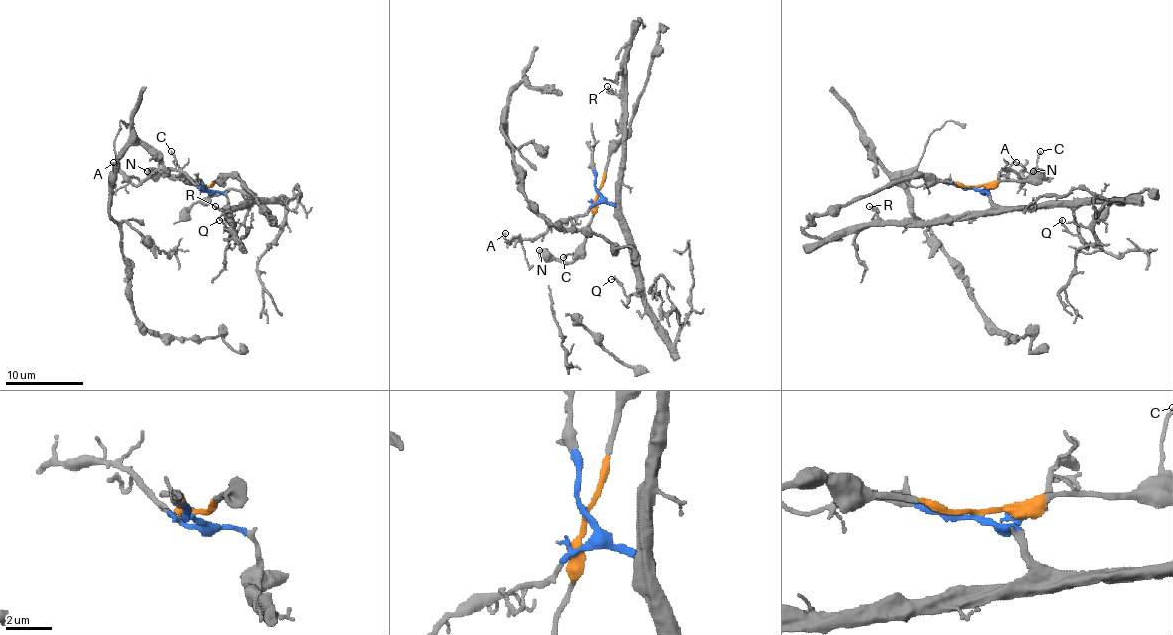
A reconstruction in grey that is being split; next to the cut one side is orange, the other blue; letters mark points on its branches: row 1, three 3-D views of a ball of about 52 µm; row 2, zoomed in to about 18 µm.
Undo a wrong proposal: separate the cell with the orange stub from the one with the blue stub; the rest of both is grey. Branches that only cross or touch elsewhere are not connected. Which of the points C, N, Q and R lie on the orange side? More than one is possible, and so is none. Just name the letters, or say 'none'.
C, N

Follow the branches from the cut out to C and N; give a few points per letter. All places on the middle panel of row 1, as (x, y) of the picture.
C: (597, 192), (597, 211), (584, 244), (562, 258)
N: (597, 192), (597, 211), (591, 219), (587, 238), (574, 260), (560, 262), (539, 250)

